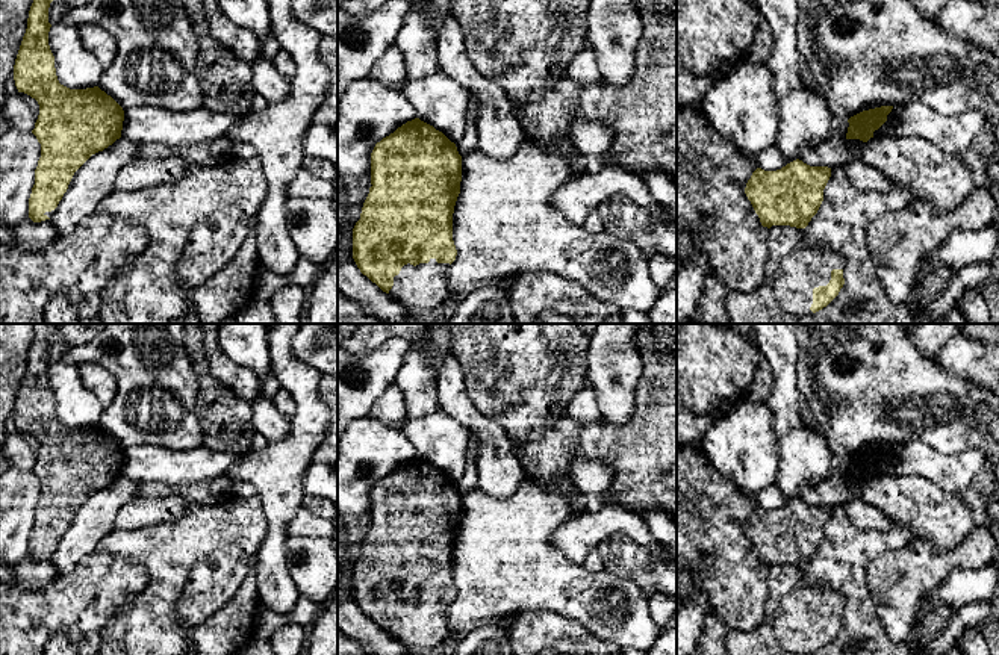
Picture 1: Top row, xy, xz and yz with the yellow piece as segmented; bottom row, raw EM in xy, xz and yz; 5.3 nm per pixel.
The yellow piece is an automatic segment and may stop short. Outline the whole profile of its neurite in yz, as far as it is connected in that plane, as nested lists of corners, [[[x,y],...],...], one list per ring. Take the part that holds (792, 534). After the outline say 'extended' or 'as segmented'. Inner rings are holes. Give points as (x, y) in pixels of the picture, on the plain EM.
[[[796,498],[776,510],[757,507],[745,532],[763,566],[805,567],[823,540],[829,516],[831,507],[810,505]]] | as segmented

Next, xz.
[[[415,457],[375,483],[371,526],[353,567],[353,598],[363,614],[412,647],[436,647],[448,638],[448,608],[456,599],[453,552],[462,520],[454,481]]] | extended

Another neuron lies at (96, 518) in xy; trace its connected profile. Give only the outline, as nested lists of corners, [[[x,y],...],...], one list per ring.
[[[120,477],[103,490],[92,493],[74,511],[67,531],[50,555],[58,573],[74,572],[79,563],[97,549],[103,537],[117,528],[118,510],[139,498],[139,484]]]

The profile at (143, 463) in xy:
[[[156,445],[124,449],[121,477],[135,483],[195,484],[227,477],[235,457],[206,446],[173,451]]]

